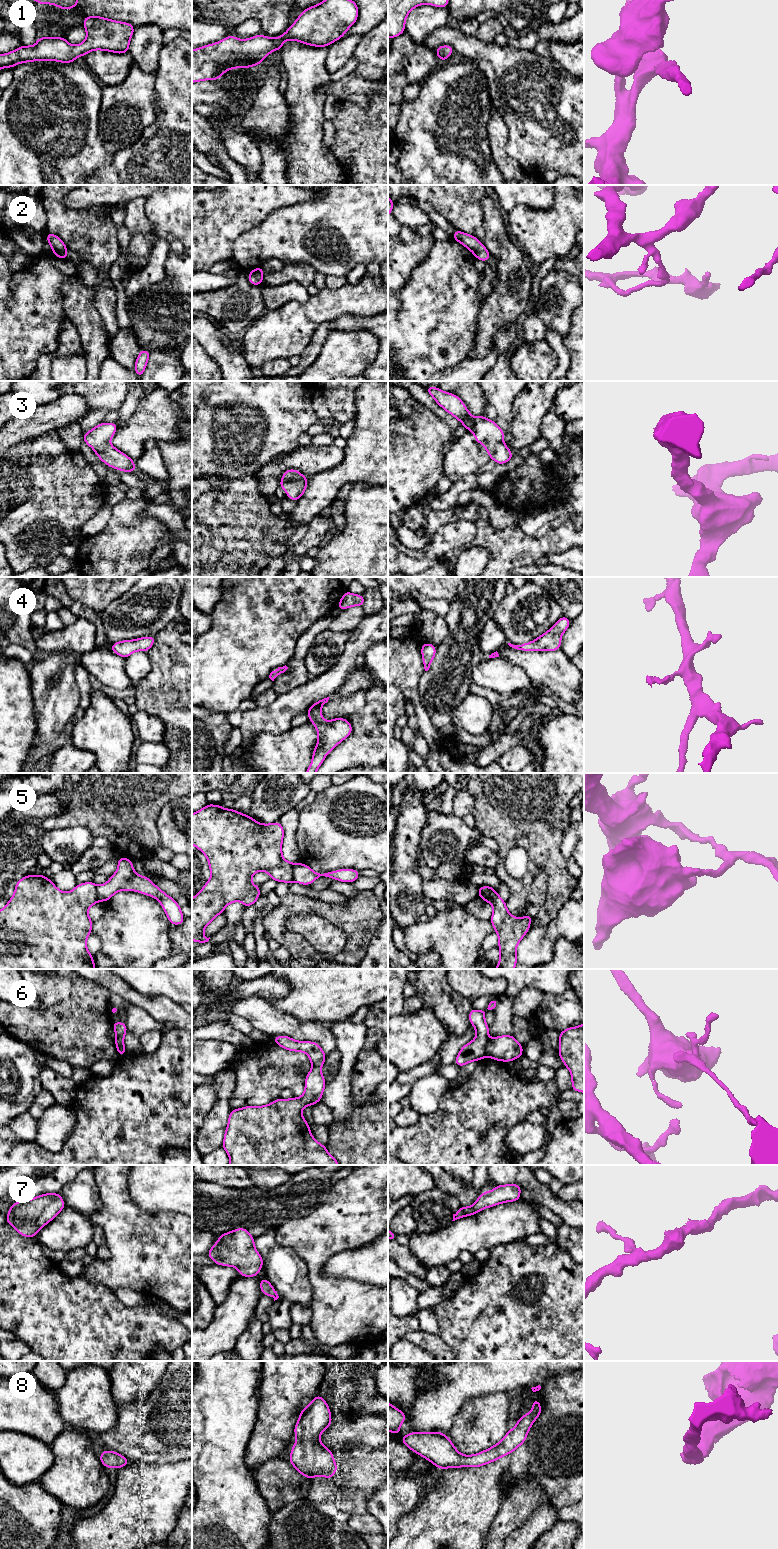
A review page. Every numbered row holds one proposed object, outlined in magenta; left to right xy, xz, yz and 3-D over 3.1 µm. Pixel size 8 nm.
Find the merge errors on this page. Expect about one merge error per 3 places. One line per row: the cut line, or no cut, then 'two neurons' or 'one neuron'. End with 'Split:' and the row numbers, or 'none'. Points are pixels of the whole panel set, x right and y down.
1: no cut | one neuron
2: xy (52, 250), (64, 250), (66, 252) | two neurons
3: no cut | one neuron
4: no cut | one neuron
5: yz (481, 887), (483, 891), (495, 890) | two neurons
6: yz (489, 1039), (485, 1055) | two neurons
7: no cut | one neuron
8: no cut | one neuron
Split: 2, 5, 6

